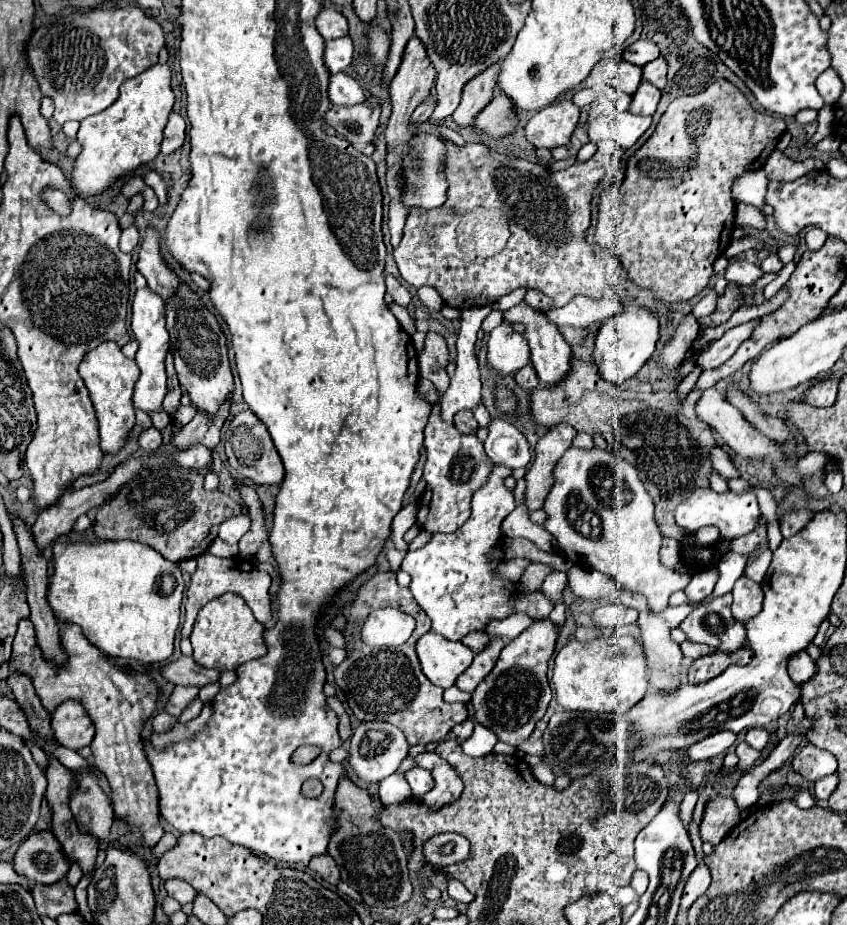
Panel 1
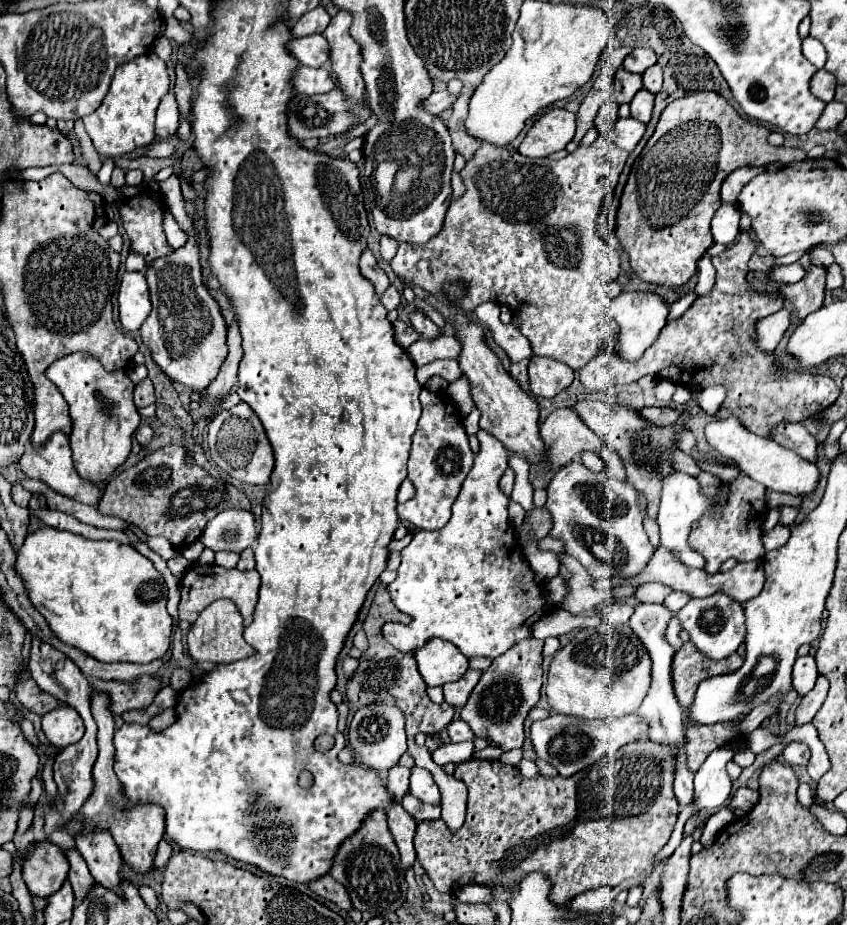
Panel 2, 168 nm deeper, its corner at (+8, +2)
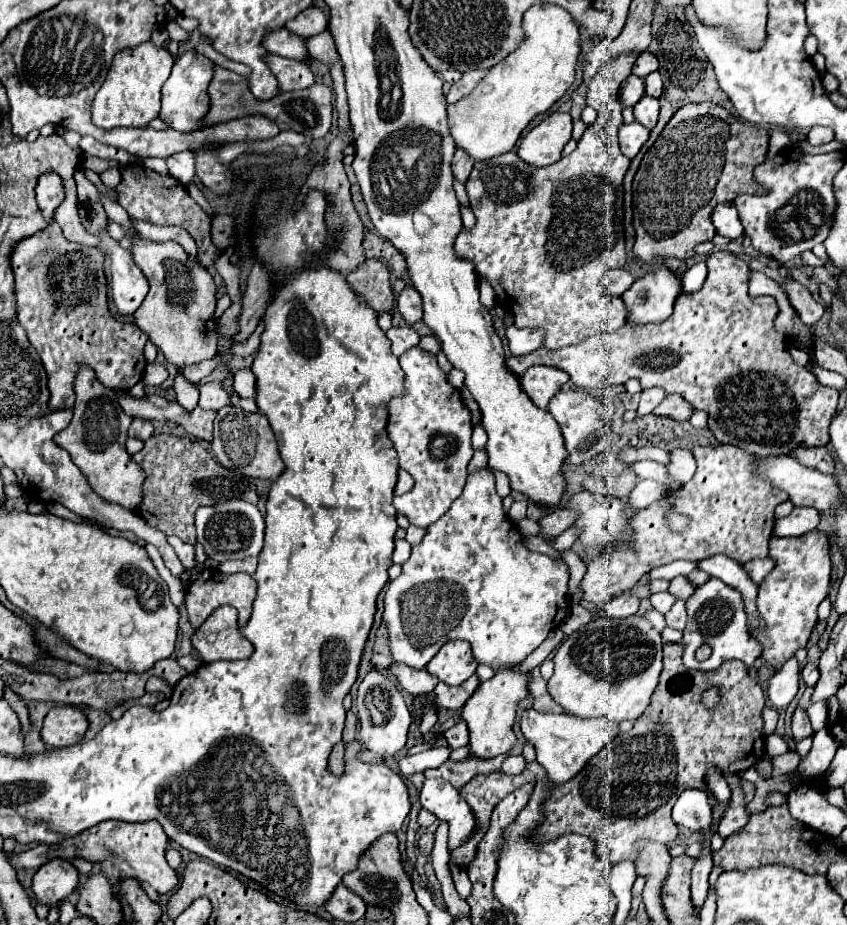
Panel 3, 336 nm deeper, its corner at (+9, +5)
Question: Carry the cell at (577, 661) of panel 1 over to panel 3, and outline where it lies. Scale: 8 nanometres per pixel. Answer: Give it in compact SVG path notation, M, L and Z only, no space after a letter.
M640 614L622 620L616 618L592 620L590 624L578 628L558 646L554 654L554 676L548 680L548 694L568 714L578 718L606 716L616 724L622 720L636 720L650 704L650 698L658 686L658 676L662 672L662 646L664 644L660 644L660 632L652 628L652 624Z

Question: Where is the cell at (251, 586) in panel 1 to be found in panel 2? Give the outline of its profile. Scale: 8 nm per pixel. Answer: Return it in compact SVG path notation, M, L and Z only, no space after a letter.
M193 563L191 569L181 579L181 601L179 601L179 619L195 623L195 617L199 611L203 611L207 605L211 605L217 599L231 599L239 613L243 615L245 627L253 621L253 611L257 605L257 591L259 591L259 573L253 571L239 571L239 569L223 569L215 565L201 565Z

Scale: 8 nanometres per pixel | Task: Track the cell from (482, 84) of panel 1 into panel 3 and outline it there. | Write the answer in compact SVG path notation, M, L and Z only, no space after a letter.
M456 150L454 158L452 158L452 174L458 182L466 184L468 176L470 176L470 170L472 170L472 164L470 160L466 158L466 154L462 154L462 150Z

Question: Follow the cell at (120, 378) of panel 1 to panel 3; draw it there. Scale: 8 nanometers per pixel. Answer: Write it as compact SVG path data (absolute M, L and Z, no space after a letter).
M80 368L76 376L76 402L74 402L74 418L70 426L54 436L54 442L68 450L72 462L86 476L90 488L106 502L120 504L128 510L138 510L142 504L142 482L144 474L138 464L126 452L128 428L132 418L124 414L118 406L116 390L102 386L96 380L96 374L90 368Z

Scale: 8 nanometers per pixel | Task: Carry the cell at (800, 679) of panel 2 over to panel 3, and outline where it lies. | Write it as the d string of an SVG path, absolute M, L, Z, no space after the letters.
M806 664L802 668L802 680L806 682L806 686L814 686L820 678L820 672L818 672L818 666L816 664Z

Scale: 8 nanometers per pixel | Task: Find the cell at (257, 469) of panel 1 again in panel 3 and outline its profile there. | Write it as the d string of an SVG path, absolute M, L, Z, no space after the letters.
M234 406L222 408L214 422L212 450L222 466L226 466L232 472L240 472L240 474L246 474L252 478L276 480L286 468L280 458L274 432L270 428L268 420L260 412L250 414L250 412L244 412L242 408L234 408Z

